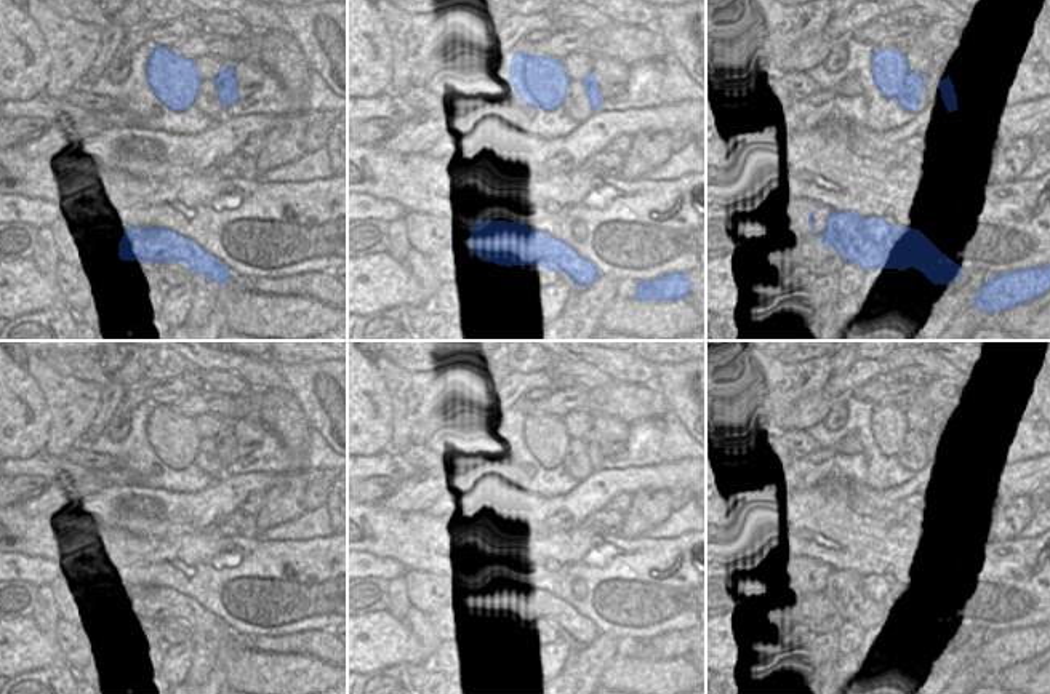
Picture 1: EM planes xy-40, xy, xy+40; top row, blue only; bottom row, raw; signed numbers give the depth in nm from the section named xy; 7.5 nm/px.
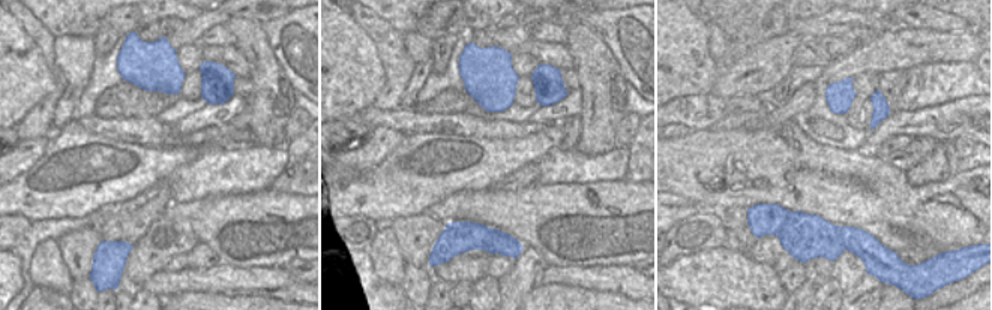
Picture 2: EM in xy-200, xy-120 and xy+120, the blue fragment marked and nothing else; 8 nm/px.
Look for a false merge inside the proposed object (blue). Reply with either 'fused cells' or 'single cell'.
fused cells

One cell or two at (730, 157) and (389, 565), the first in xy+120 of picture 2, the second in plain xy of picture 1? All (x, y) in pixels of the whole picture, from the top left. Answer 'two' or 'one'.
two

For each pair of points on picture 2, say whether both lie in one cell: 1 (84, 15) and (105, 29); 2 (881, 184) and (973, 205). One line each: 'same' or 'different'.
1: different
2: same

